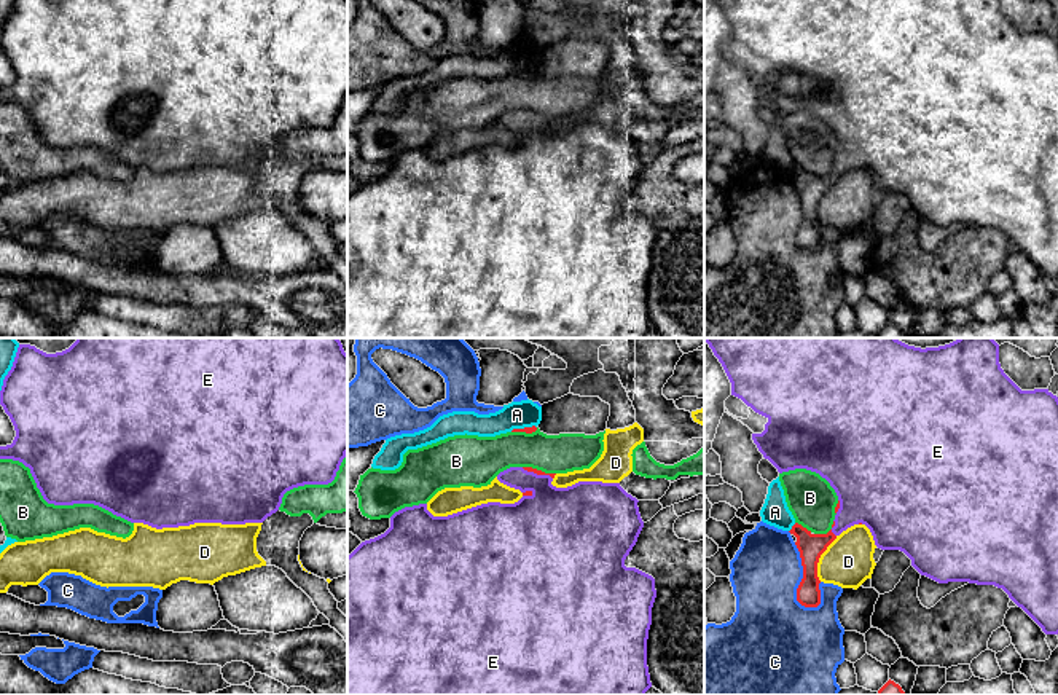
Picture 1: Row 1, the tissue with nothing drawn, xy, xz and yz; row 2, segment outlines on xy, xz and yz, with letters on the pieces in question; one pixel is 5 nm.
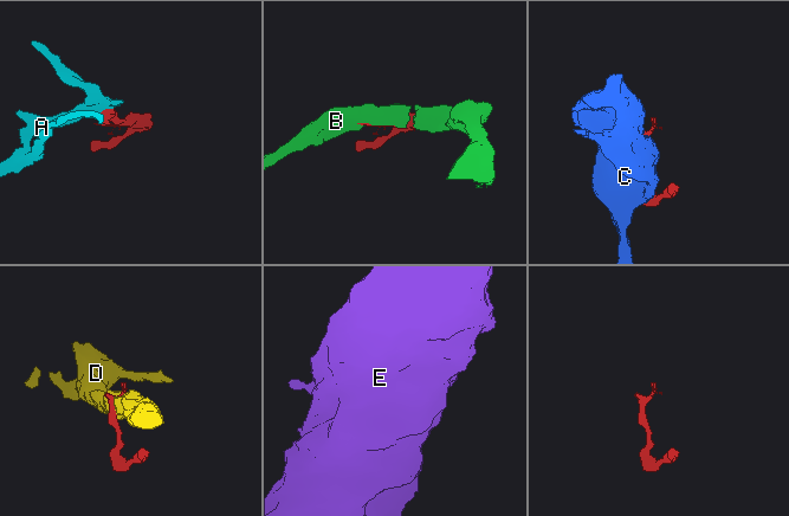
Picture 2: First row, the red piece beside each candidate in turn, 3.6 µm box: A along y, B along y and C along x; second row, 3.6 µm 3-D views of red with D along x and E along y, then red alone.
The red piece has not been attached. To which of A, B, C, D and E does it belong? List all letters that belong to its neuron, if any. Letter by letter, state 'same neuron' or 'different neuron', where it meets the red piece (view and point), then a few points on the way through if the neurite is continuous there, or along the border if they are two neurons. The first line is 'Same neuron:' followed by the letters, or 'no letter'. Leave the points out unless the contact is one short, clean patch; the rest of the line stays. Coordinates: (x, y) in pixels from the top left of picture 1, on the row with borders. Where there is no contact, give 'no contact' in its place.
Same neuron: E
A: different neuron; contact yz (792, 528); border yz (795, 523), (789, 531)
B: different neuron; contact yz (827, 533)
C: different neuron; contact yz (802, 581)
D: different neuron; contact yz (819, 557)
E: same neuron; contact yz (832, 526)

